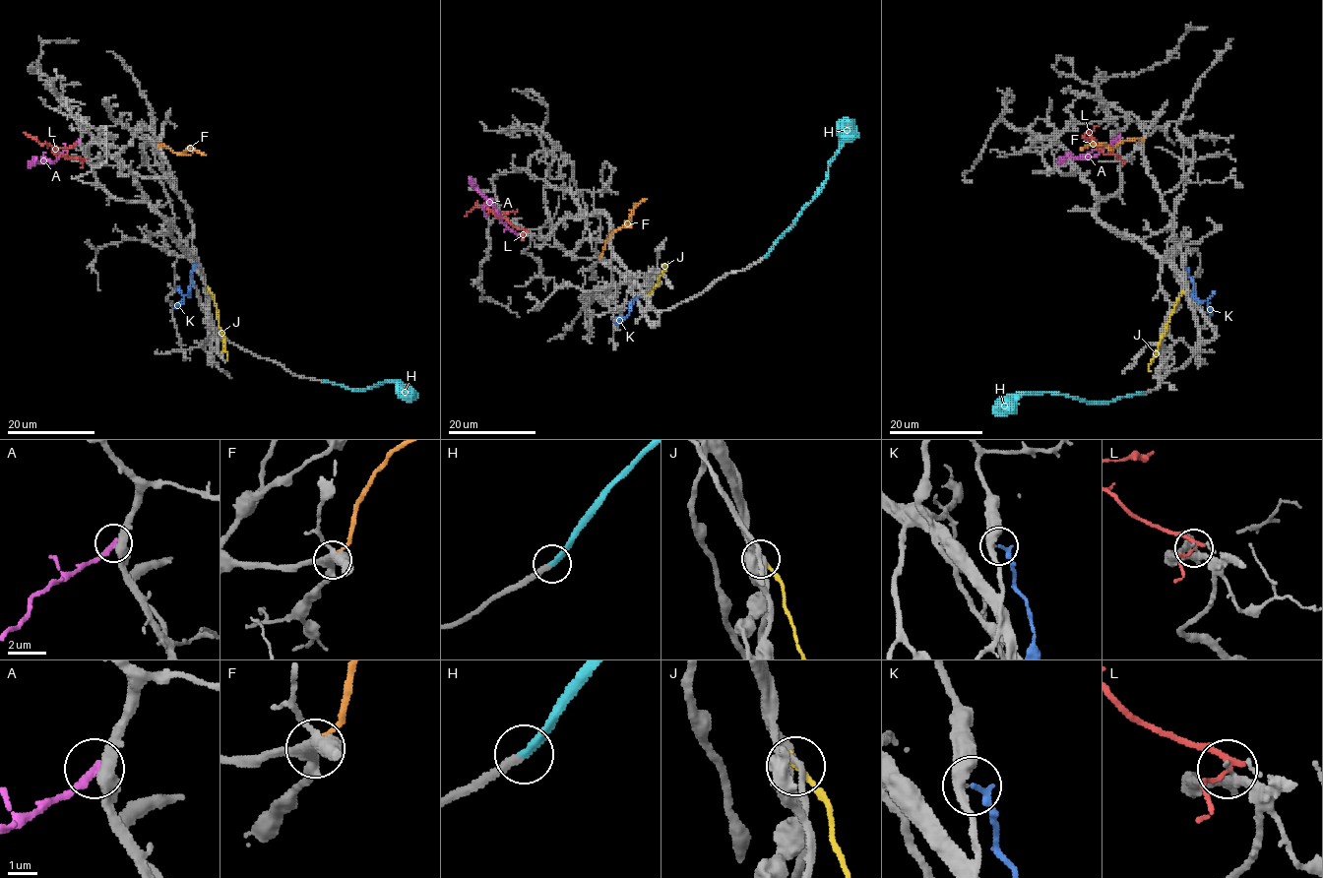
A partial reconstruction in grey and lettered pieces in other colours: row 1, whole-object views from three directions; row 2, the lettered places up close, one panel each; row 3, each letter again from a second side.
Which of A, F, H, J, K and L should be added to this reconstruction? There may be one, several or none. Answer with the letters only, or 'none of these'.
H, K

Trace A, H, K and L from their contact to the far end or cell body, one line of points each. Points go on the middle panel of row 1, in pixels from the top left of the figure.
A: (519, 236), (504, 224), (495, 208), (469, 177)
H: (765, 257), (827, 177), (829, 161), (839, 149), (839, 128), (850, 119)
K: (637, 296), (631, 300), (624, 317), (614, 322)
L: (527, 233), (483, 207), (473, 207), (464, 217)

